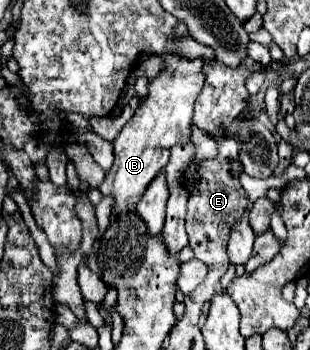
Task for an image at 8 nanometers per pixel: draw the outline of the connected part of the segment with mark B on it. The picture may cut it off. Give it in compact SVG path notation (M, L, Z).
M162 53L158 55L164 61L164 69L158 73L158 77L148 81L148 95L138 103L134 115L128 119L128 123L120 129L120 133L116 135L116 139L112 141L114 145L114 163L112 167L106 171L106 177L102 181L102 185L98 187L102 195L112 195L114 197L114 205L112 205L112 219L120 217L120 215L128 215L136 211L136 203L140 201L144 189L148 187L148 183L164 169L164 165L170 159L170 151L174 145L182 145L188 143L192 137L192 111L194 111L194 99L198 97L198 93L204 87L204 59L184 59L176 53Z

